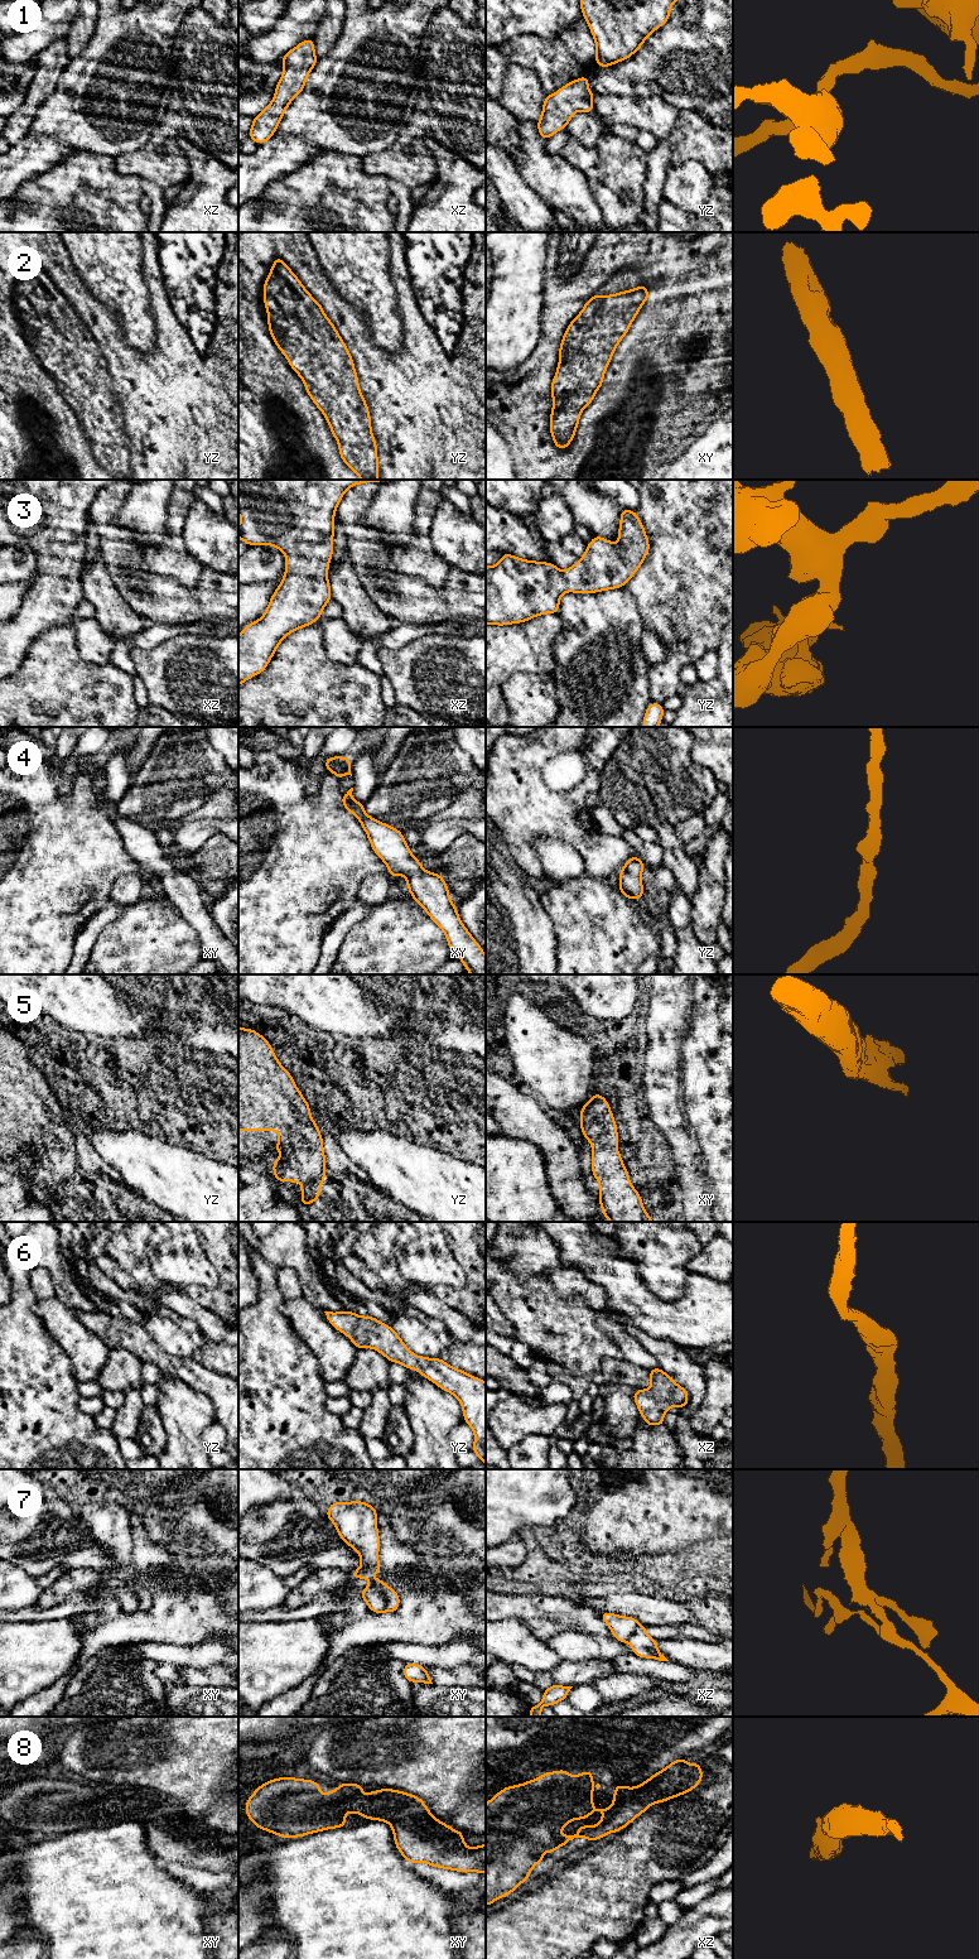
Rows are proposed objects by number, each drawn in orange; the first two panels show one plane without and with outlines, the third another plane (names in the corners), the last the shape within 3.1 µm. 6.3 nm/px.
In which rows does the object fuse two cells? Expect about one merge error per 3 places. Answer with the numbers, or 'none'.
7

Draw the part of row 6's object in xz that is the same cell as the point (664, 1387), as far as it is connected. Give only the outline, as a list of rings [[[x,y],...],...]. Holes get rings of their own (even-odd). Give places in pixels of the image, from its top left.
[[[660,1367],[648,1370],[648,1373],[651,1388],[636,1390],[632,1397],[646,1425],[665,1425],[664,1414],[674,1405],[680,1409],[686,1407],[689,1394]]]

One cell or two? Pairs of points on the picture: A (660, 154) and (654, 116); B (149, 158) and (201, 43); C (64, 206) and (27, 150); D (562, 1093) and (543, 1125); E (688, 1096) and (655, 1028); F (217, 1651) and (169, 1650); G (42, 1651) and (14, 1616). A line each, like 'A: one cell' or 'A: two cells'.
A: two cells
B: one cell
C: two cells
D: two cells
E: one cell
F: one cell
G: two cells

